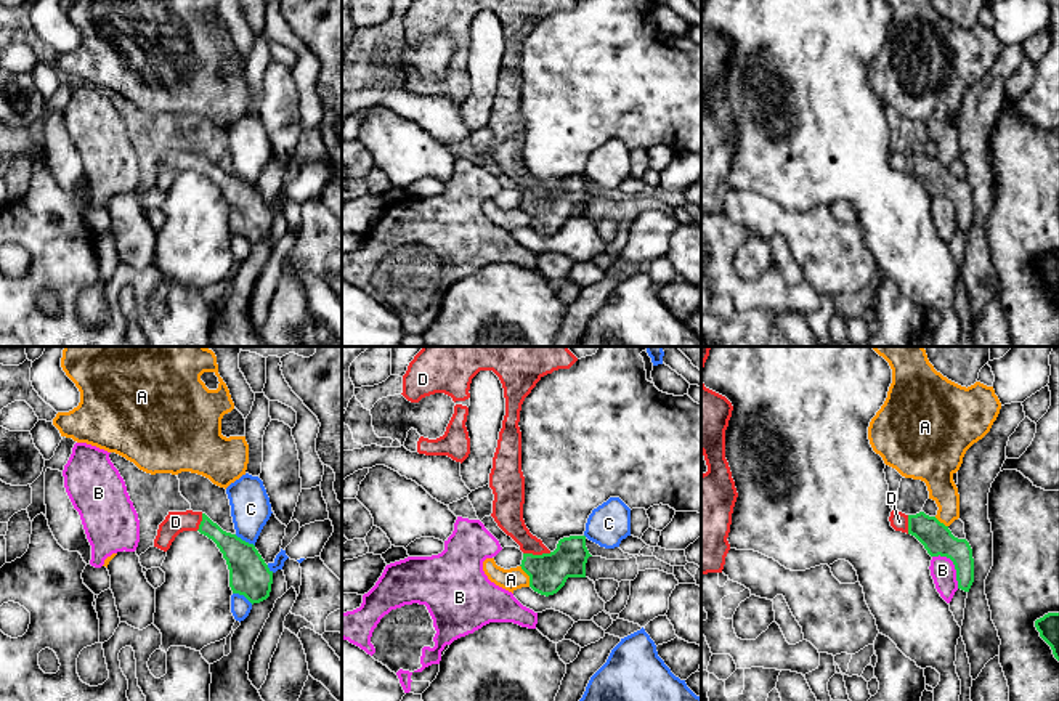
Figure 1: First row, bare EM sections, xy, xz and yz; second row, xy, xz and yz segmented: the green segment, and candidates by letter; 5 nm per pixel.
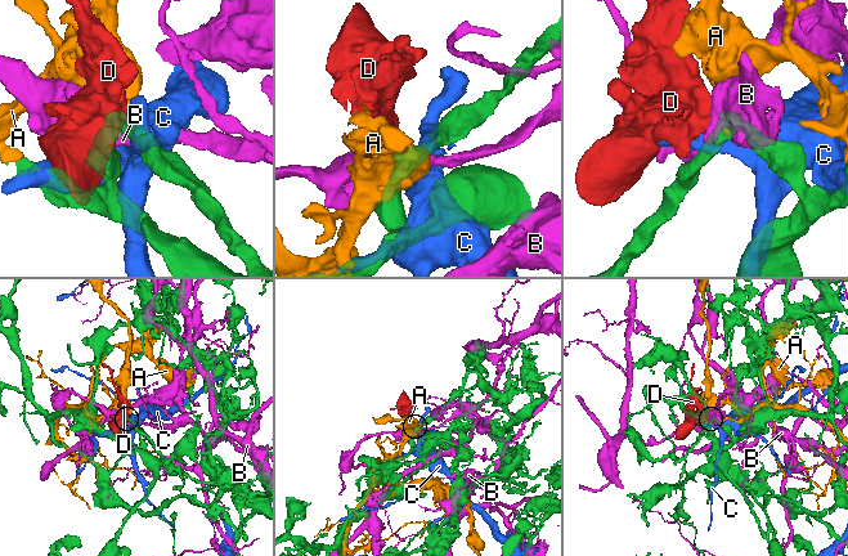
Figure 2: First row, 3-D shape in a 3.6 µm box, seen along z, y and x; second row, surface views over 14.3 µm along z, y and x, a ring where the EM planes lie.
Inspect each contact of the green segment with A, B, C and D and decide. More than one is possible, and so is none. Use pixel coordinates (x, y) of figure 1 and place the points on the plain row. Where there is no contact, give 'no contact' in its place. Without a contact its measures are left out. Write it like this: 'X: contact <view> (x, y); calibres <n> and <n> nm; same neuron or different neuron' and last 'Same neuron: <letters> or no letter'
A: contact xz (528, 215); calibres 190 and 110 nm; different neuron
B: contact yz (953, 204); calibres 160 and 130 nm; different neuron
C: contact xy (244, 182); calibres 200 and 200 nm; different neuron
D: contact xz (536, 196); calibres 190 and 140 nm; same neuron
Same neuron: D

